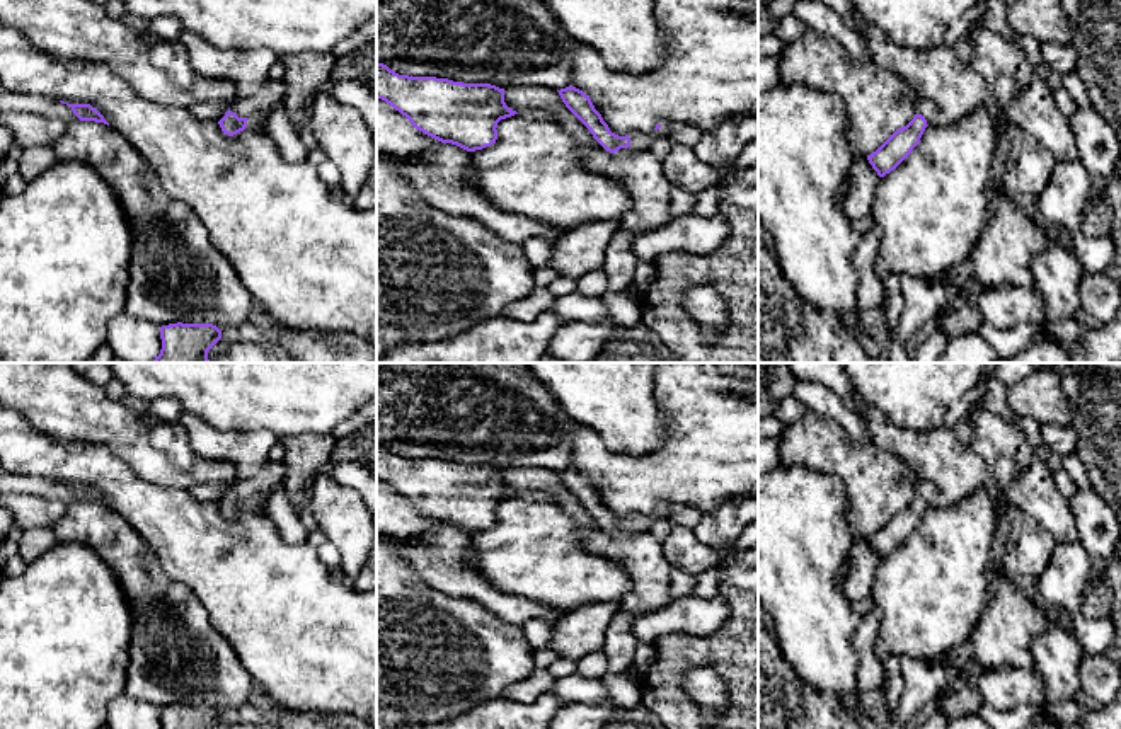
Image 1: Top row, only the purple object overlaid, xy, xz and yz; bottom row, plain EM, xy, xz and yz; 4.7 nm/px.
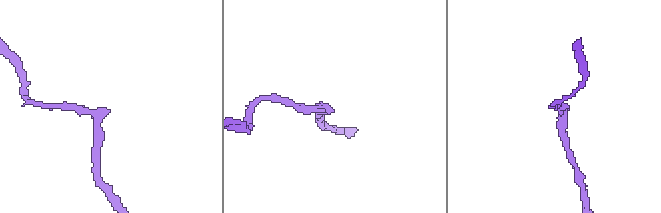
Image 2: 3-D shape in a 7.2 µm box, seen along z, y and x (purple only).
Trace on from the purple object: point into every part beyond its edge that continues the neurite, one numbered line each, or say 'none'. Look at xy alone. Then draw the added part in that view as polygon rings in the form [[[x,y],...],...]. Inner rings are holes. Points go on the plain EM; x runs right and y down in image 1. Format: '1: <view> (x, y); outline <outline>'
1: xy (258, 489); outline [[[267,460],[264,467],[250,479],[237,480],[230,492],[247,501],[245,511],[262,514],[266,504],[278,485],[285,480],[285,462]]]

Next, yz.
1: yz (922, 487); outline [[[917,477],[913,480],[913,489],[915,489],[915,496],[922,496],[927,501],[928,508],[934,506],[937,487],[932,482]]]

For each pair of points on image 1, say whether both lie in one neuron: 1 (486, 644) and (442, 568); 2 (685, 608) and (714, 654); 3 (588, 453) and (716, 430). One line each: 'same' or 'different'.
1: different
2: different
3: same

